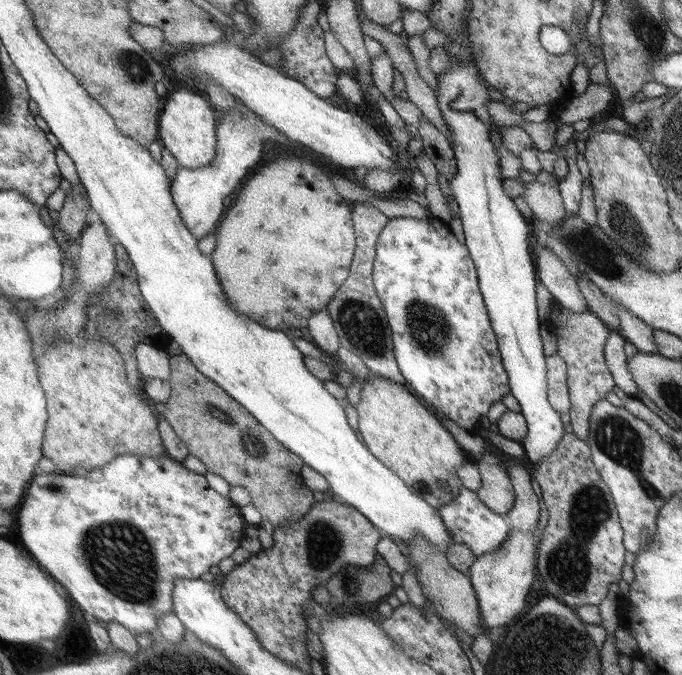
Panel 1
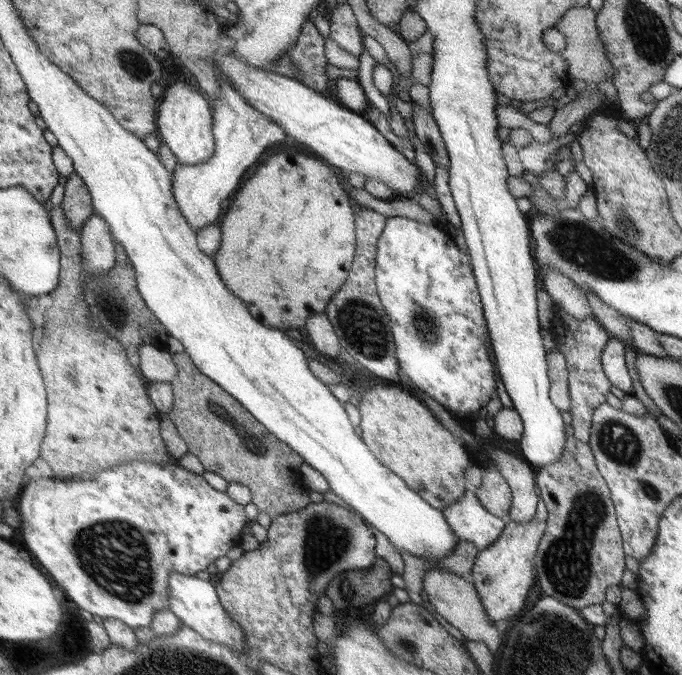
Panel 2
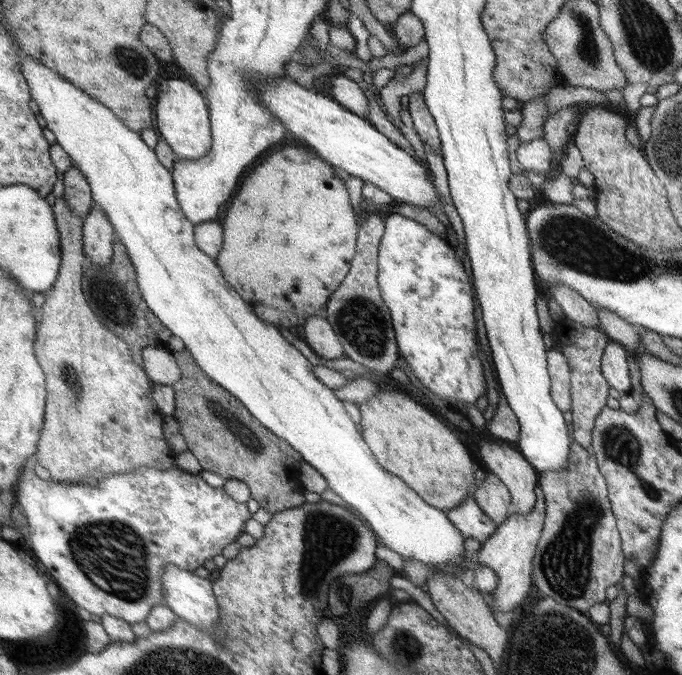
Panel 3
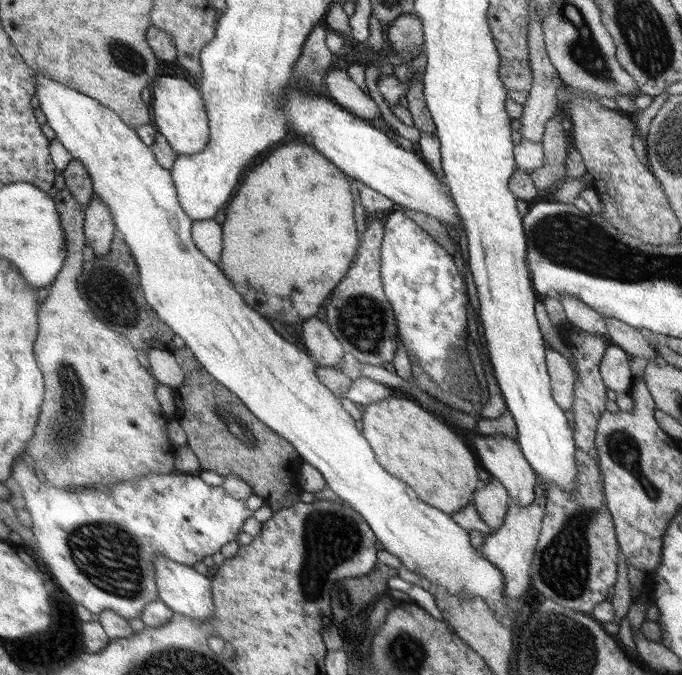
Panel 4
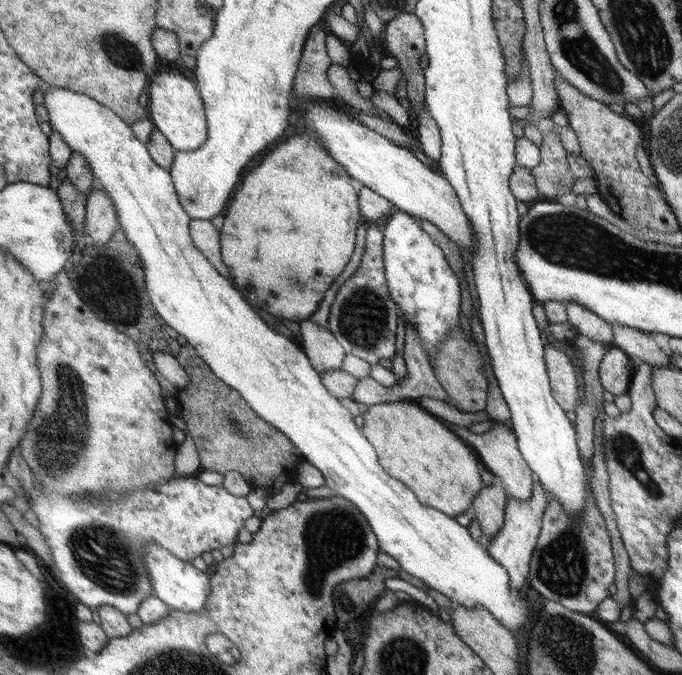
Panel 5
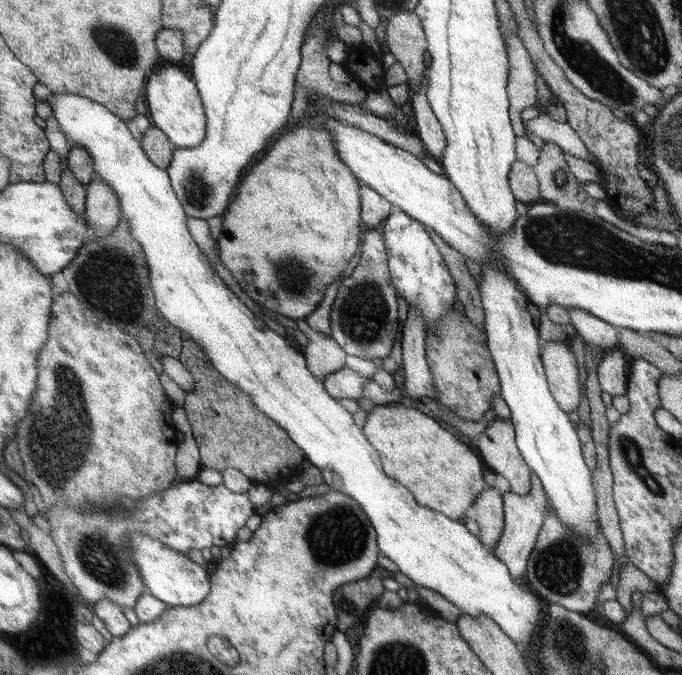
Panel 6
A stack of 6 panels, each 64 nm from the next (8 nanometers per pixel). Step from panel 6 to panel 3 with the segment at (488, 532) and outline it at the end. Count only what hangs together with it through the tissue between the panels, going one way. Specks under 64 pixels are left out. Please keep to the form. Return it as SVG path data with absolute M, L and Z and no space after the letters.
M487 472L480 486L472 492L472 496L478 507L497 526L508 518L510 494L495 474Z

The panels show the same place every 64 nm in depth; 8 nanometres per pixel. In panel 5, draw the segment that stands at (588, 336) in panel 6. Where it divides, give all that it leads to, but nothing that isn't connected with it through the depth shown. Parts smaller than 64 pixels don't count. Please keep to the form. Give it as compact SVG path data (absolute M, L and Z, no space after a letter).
M565 303L566 316L569 324L581 336L586 336L593 342L600 342L609 347L612 342L611 325L597 317L591 310L575 303Z

